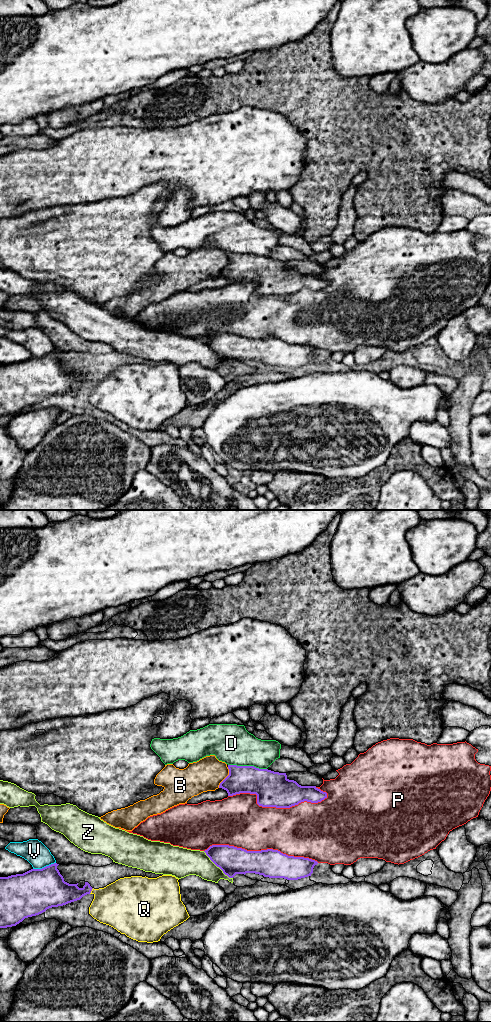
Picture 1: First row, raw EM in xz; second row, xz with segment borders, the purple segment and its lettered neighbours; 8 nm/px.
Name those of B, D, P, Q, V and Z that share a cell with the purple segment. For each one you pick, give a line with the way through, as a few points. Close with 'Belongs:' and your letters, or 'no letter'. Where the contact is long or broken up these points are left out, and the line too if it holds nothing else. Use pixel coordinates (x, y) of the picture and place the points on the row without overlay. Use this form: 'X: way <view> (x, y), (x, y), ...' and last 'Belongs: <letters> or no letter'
Belongs: no letter

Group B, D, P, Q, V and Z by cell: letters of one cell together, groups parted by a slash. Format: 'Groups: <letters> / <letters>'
Groups: B / D / P / Q / V / Z

